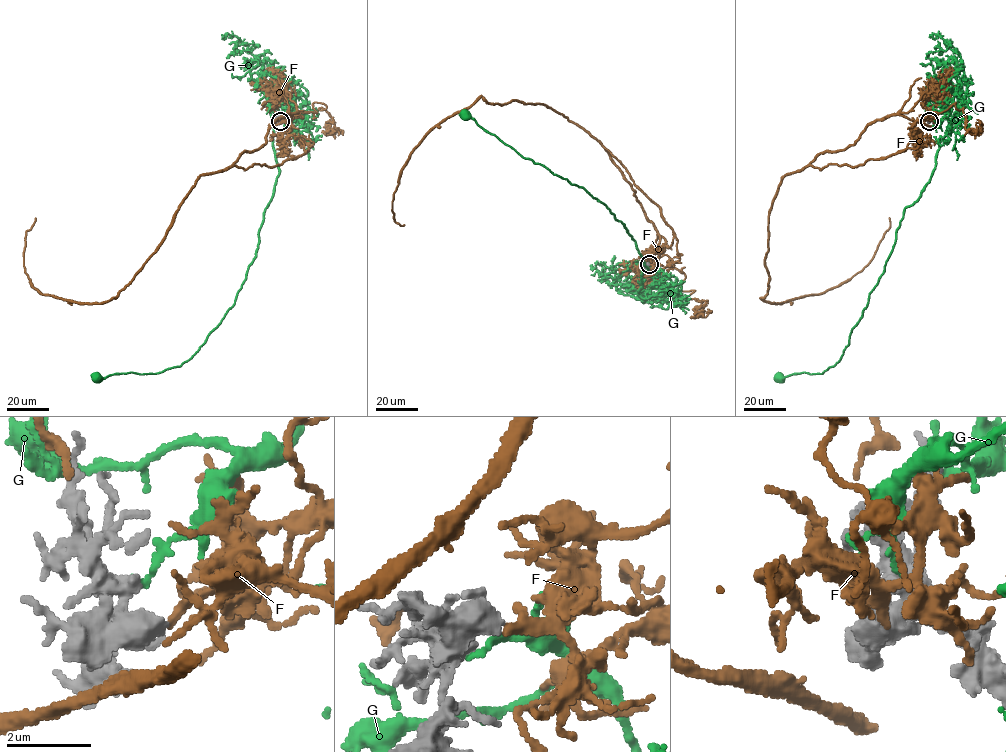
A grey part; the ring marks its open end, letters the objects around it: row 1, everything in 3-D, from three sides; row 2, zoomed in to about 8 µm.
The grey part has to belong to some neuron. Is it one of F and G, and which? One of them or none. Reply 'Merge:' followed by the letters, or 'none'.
Merge: F

